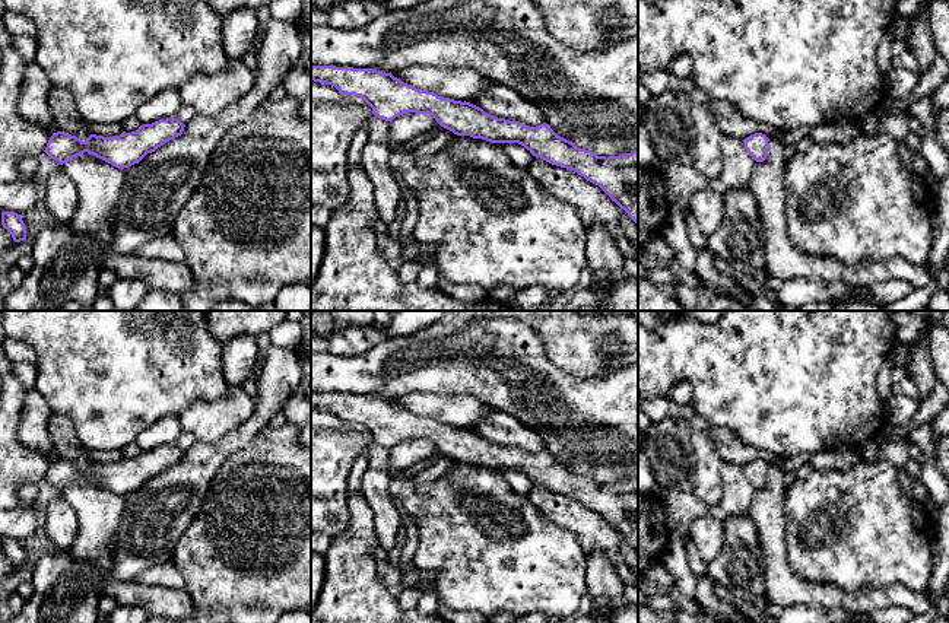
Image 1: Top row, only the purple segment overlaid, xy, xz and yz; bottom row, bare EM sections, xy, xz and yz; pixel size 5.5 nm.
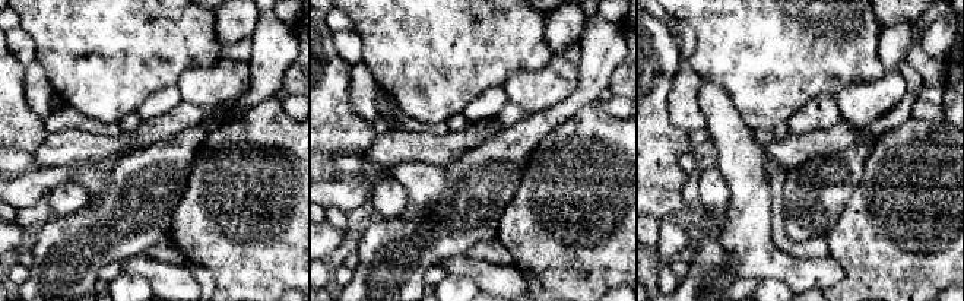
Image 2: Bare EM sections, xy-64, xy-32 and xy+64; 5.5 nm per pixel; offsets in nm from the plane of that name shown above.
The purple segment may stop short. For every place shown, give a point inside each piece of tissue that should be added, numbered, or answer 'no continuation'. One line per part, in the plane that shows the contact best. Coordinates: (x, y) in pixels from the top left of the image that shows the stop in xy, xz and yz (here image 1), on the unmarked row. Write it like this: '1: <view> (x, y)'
no continuation

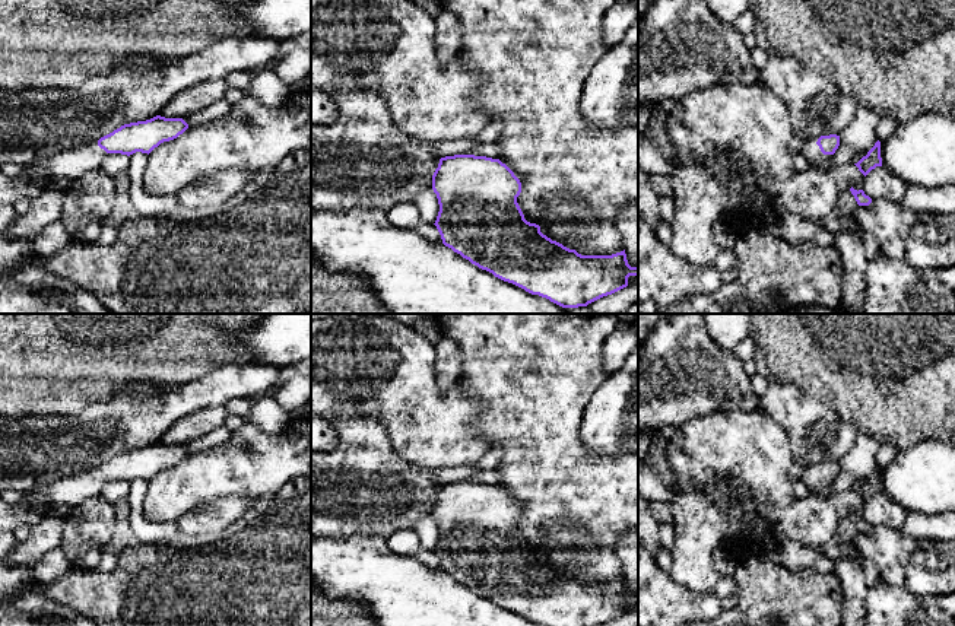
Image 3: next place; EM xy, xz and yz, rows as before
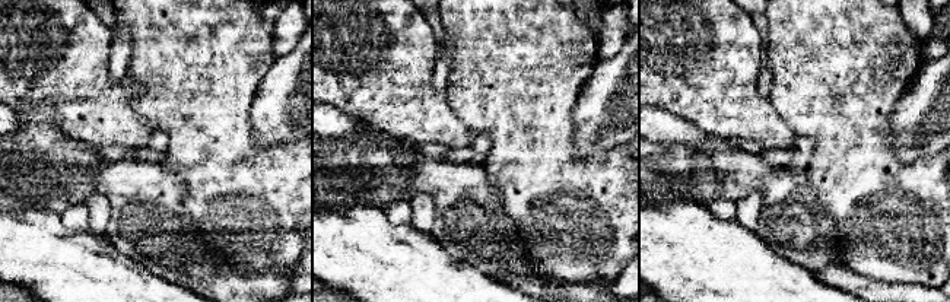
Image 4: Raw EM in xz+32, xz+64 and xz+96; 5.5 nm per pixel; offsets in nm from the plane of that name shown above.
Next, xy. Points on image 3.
1: xy (72, 491)

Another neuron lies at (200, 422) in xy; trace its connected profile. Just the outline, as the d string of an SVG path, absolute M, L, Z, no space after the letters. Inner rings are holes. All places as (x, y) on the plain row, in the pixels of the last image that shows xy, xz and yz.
M223 406L197 410L174 423L159 442L165 445L183 445L220 428L228 416L229 413Z

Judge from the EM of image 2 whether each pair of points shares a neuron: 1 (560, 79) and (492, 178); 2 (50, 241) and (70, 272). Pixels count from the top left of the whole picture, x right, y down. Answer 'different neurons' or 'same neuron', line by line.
1: different neurons
2: same neuron

